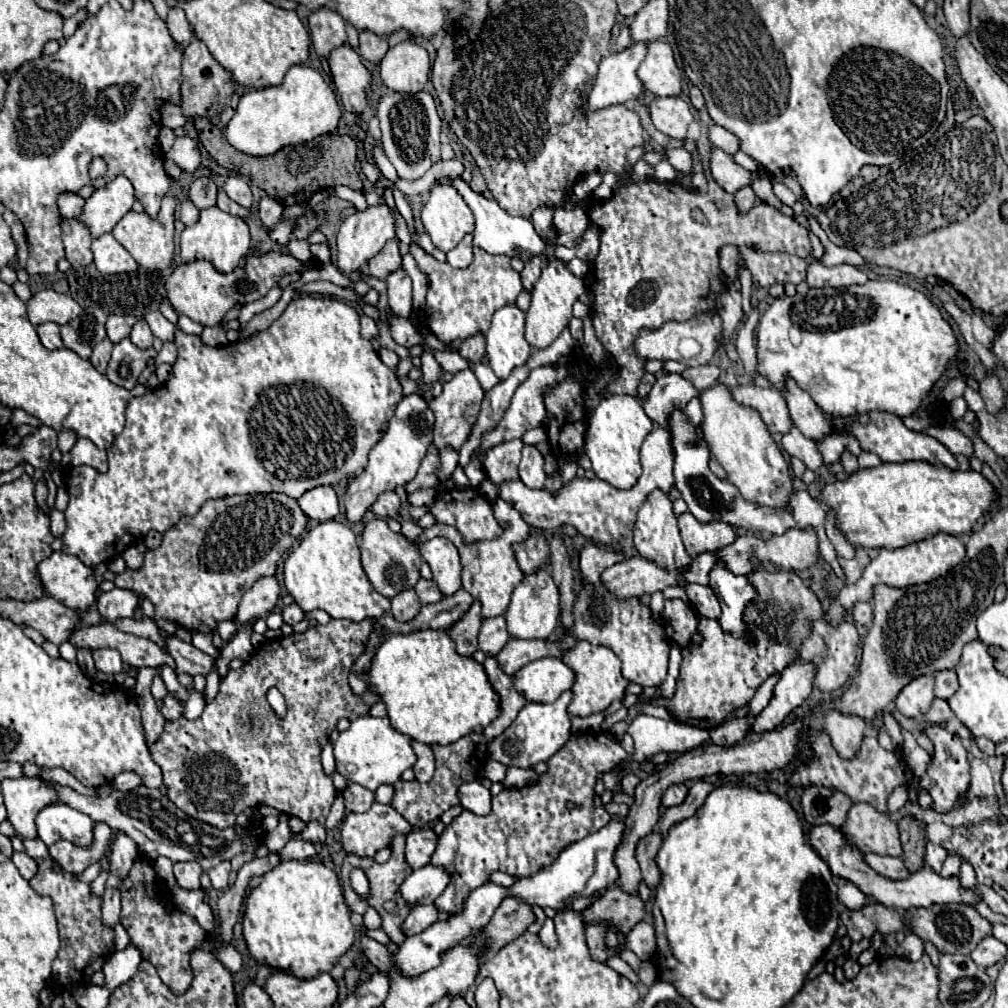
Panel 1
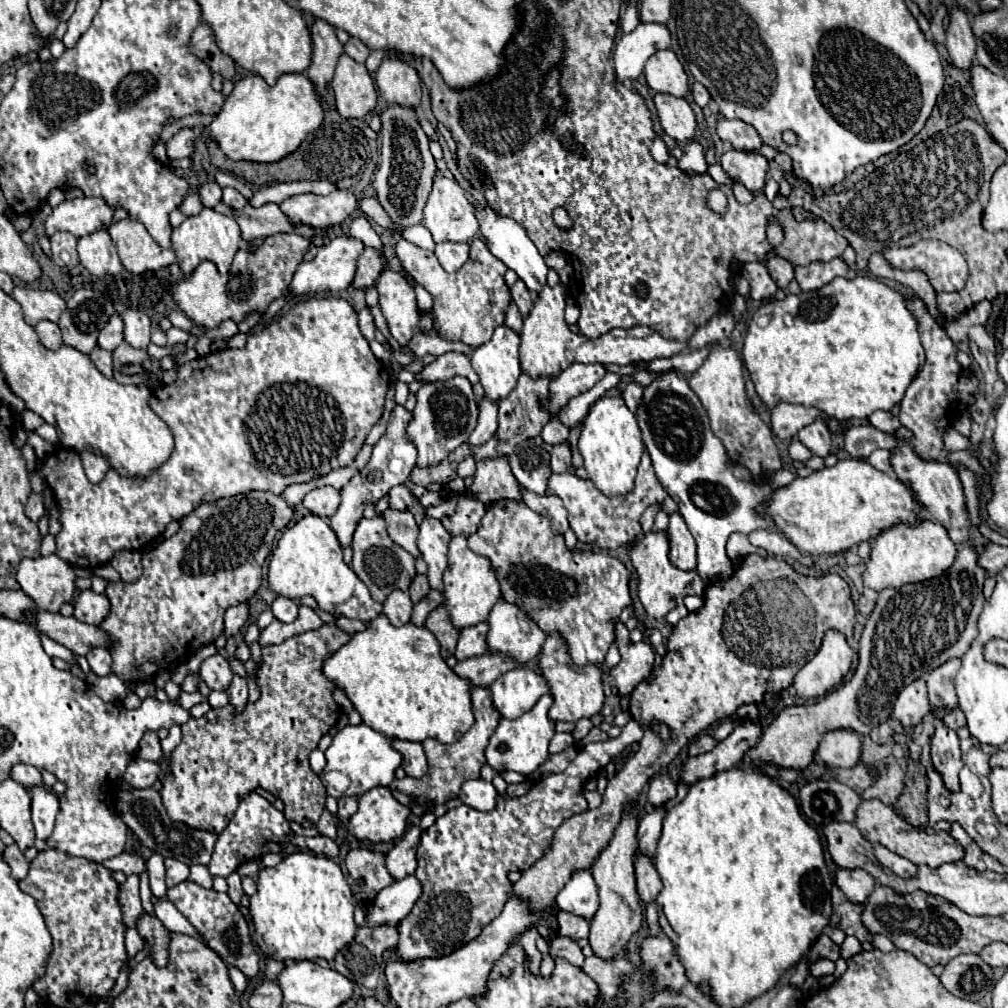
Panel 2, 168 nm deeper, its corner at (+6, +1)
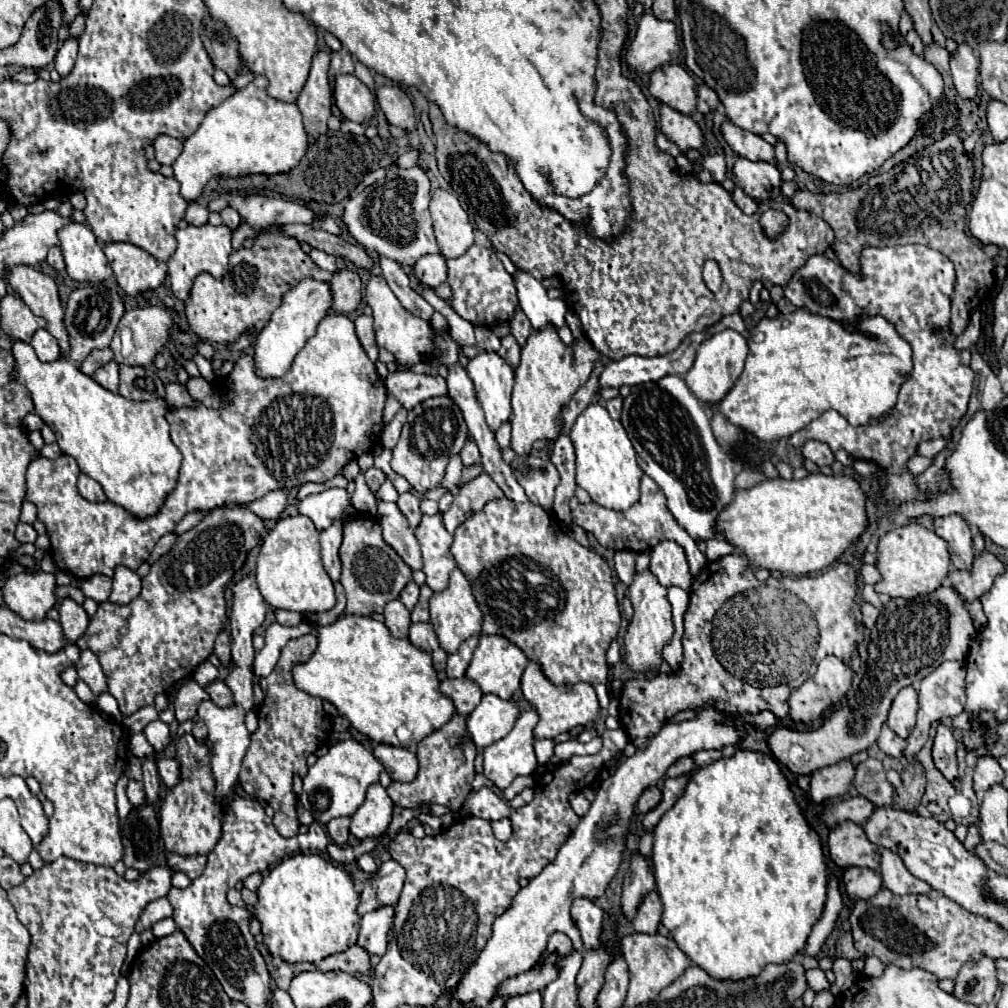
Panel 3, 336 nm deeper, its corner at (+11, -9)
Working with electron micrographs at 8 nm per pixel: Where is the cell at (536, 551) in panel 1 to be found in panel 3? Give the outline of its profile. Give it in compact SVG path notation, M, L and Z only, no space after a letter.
M500 498L500 500L492 500L488 502L480 512L476 512L476 516L468 518L464 524L460 524L454 532L454 544L450 548L454 560L458 562L460 570L468 576L476 602L480 604L482 612L484 612L484 624L482 624L482 632L484 634L502 634L508 636L508 640L512 640L518 648L522 648L526 652L526 656L530 660L536 660L542 668L544 674L556 684L556 686L570 686L576 682L588 682L592 686L596 684L608 684L610 676L608 676L608 662L606 662L606 650L610 646L610 642L618 636L620 630L620 610L618 610L618 600L616 600L616 592L614 592L614 580L612 580L612 570L608 568L606 560L602 556L598 556L596 552L592 552L590 548L580 546L578 542L574 542L558 524L556 518L552 514L548 514L542 506L536 506L532 502L524 502L524 504L516 504L508 498Z

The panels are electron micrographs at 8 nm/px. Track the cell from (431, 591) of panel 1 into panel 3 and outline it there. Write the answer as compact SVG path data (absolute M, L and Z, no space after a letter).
M408 582L408 586L402 590L402 594L400 594L400 602L408 608L408 610L412 610L414 608L414 604L418 602L418 594L420 594L420 586L416 584L416 582Z

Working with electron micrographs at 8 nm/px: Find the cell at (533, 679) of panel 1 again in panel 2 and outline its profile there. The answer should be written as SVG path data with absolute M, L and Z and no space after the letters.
M525 666L505 672L491 684L493 708L501 718L509 720L519 718L521 714L531 710L533 704L547 692L549 686L543 676Z

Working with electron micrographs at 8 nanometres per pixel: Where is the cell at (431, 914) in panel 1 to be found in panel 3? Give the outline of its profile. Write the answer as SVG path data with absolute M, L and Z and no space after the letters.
M354 944L352 948L348 948L346 952L340 952L340 954L332 954L328 958L324 958L322 962L316 964L316 968L320 972L346 972L354 978L358 978L360 982L366 982L370 984L372 980L372 964L370 964L370 954L360 948L358 944Z

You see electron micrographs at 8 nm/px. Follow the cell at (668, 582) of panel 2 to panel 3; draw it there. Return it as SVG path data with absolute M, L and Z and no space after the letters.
M644 570L644 572L636 572L632 584L628 586L628 598L632 600L632 606L634 606L634 618L628 624L628 632L624 636L626 662L636 672L658 668L662 662L662 654L660 654L662 646L670 642L674 632L672 612L668 602L668 588L662 586L650 570Z

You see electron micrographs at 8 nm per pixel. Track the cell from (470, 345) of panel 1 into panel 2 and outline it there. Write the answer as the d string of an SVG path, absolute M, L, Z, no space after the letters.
M447 352L443 356L437 356L435 362L425 364L423 370L415 374L415 380L419 380L419 382L443 382L443 380L449 380L453 376L465 376L465 378L469 378L471 384L479 382L475 370L471 368L469 356L465 356L461 352Z

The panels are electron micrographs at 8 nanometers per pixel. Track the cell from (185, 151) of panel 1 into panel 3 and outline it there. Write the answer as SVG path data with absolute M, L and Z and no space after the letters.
M158 136L154 140L154 150L156 150L156 160L164 166L172 166L174 160L180 156L182 152L182 140L170 138L170 136Z

